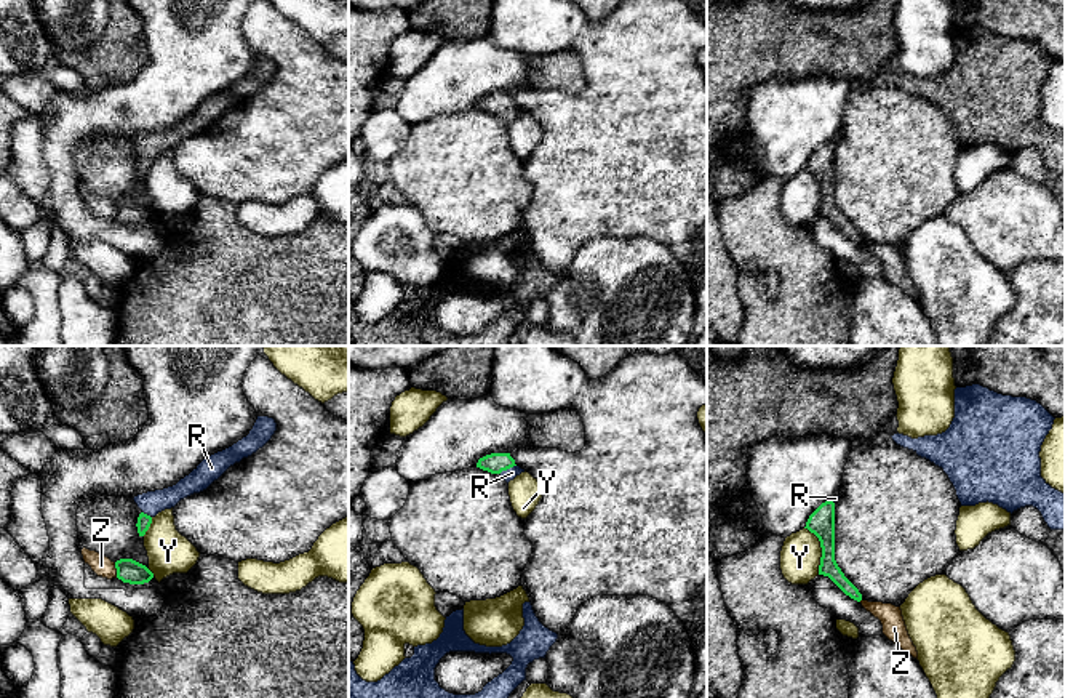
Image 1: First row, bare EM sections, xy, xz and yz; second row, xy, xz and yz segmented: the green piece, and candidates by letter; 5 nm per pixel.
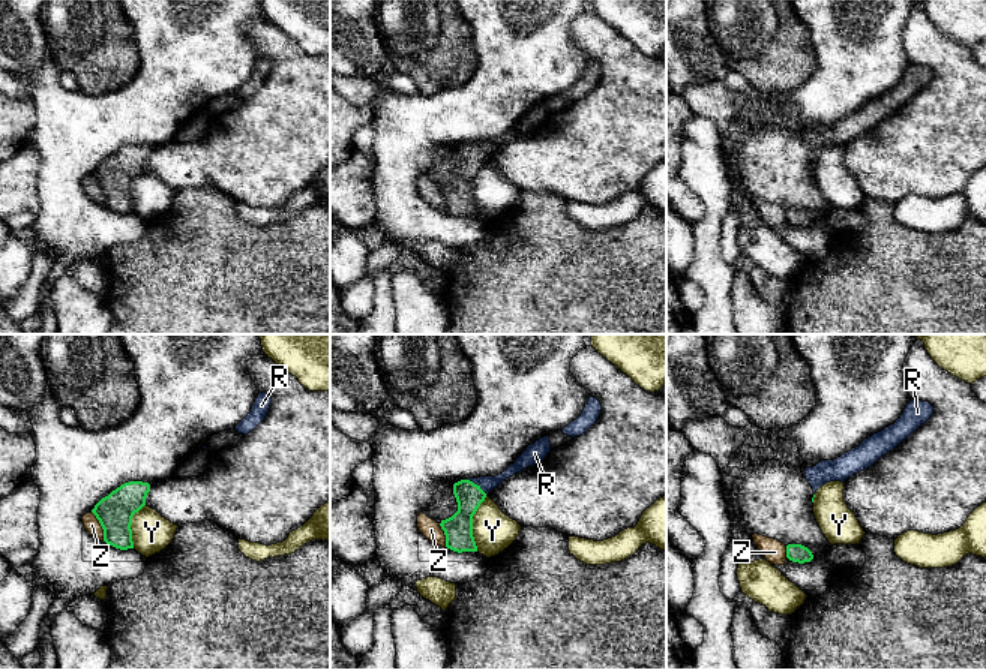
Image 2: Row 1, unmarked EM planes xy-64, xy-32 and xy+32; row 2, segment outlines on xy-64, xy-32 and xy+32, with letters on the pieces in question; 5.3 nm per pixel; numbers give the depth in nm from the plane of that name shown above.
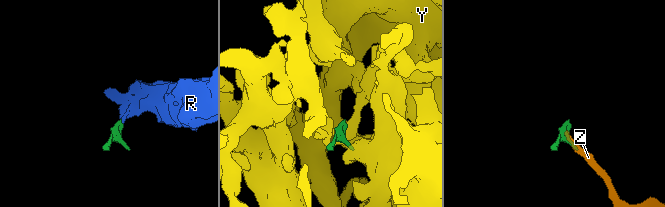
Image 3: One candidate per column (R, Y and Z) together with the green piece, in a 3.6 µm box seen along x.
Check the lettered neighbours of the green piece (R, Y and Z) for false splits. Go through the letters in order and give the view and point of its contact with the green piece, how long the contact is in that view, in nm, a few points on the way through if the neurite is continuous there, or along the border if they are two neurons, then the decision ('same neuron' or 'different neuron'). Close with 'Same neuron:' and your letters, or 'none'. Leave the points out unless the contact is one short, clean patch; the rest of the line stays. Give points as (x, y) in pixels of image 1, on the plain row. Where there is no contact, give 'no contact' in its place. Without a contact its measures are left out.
R: meets green in xz at (507, 109); contact 100 nm long; runs through xz (494, 104), (507, 109), (512, 114); same neuron
Y: meets green in yz at (822, 191); contact 260 nm long; different neuron
Z: meets green in xy at (117, 212); contact 80 nm long; border along xy (114, 204), (117, 218); different neuron
Same neuron: R

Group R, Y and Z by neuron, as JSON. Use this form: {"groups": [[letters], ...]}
{"groups": [["R"], ["Y"], ["Z"]]}

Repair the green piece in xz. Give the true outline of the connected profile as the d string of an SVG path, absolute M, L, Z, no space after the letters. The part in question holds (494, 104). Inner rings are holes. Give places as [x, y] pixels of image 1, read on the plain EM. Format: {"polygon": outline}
{"polygon": "M510 94L486 96L478 101L477 109L491 115L499 115L507 125L525 114L525 110L515 106L515 101L510 98Z"}

